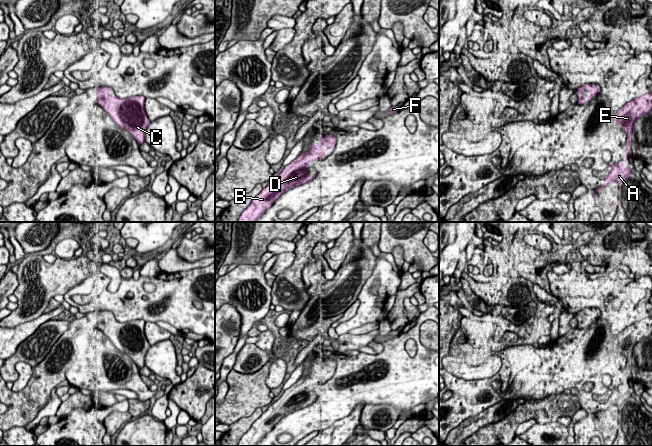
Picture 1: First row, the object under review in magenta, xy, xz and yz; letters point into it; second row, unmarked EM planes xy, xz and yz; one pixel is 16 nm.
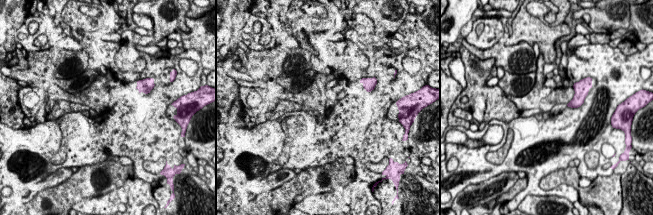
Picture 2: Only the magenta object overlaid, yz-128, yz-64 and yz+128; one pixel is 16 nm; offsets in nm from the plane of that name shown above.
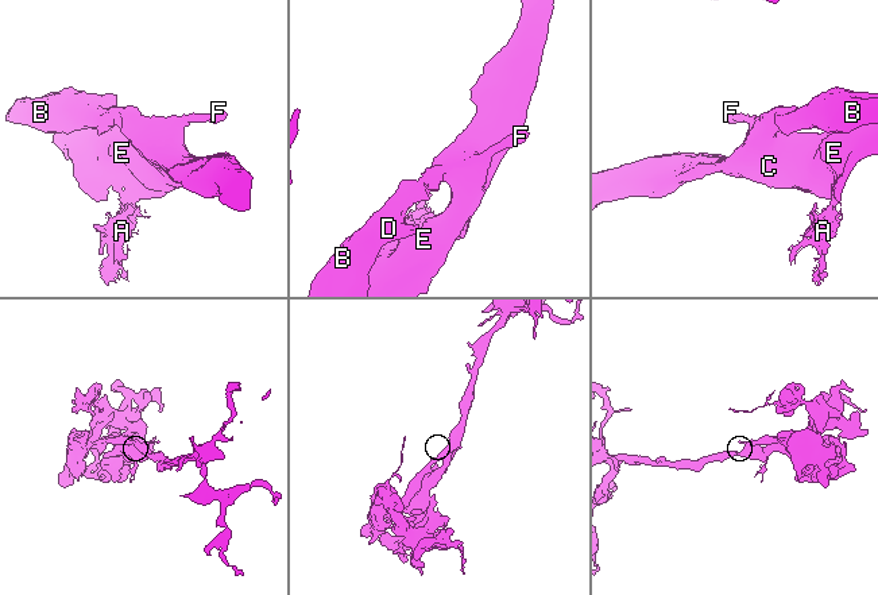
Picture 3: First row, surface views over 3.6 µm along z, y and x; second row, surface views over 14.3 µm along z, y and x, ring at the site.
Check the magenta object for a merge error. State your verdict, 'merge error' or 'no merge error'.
no merge error

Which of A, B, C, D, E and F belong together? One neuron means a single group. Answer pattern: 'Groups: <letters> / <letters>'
Groups: A B C D E F

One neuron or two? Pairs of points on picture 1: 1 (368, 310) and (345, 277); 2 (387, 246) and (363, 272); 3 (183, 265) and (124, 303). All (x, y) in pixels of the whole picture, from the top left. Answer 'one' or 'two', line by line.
1: two
2: two
3: two

